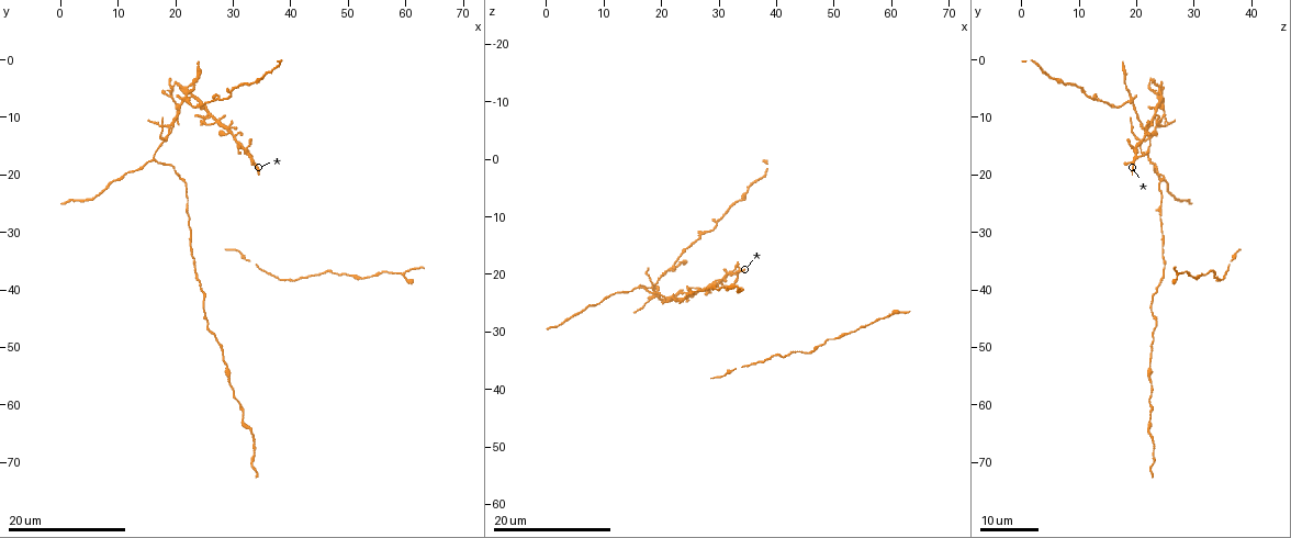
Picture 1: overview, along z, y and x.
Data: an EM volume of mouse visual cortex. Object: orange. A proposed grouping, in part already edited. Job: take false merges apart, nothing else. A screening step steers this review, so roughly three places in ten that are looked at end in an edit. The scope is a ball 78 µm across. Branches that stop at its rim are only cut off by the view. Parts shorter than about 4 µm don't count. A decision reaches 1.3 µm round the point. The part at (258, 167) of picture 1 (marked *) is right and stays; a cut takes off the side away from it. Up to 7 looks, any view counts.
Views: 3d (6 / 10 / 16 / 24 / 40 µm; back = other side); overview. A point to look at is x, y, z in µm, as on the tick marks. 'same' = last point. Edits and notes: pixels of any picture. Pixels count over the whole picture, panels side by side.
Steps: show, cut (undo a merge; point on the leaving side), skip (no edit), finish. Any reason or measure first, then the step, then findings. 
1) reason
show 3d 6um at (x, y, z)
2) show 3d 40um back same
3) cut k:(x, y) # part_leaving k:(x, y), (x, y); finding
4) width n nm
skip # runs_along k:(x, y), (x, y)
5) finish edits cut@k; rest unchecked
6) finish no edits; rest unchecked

sudden change in width
show 3d 24um at (25.5, 8.5, 23.5)

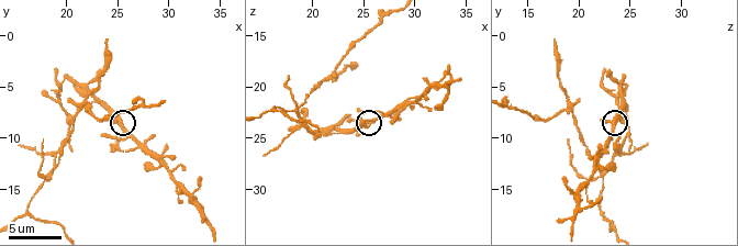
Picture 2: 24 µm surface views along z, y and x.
show 3d 6um at (25.2, 8.8, 23.4)

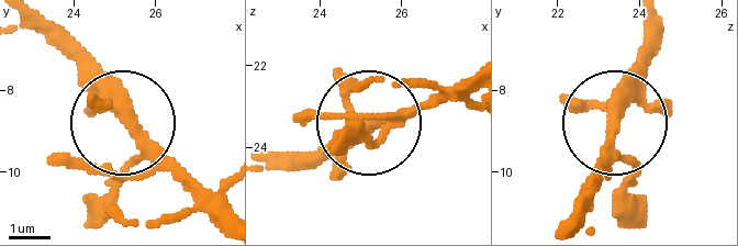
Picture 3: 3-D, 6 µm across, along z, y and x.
skip # runs_along 3:(217, 213), (64, 48); continuous, no second neuron

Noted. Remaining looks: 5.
four or more arms meet
show 3d 10um at (18.4, 13.6, 22.2)

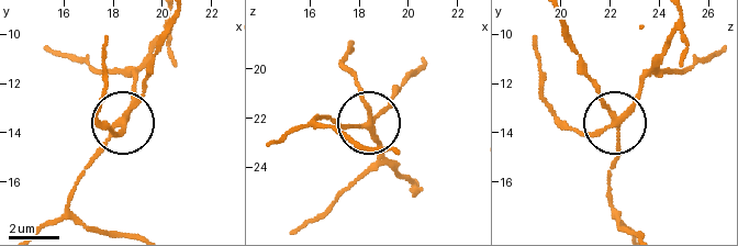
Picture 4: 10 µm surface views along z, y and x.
side_arm 38 um; arms 4
cut 4:(115, 133) # a second neuron is stuck on

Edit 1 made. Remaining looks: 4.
three-way junction
show 3d 16um at (16.4, 17.4, 22.2)

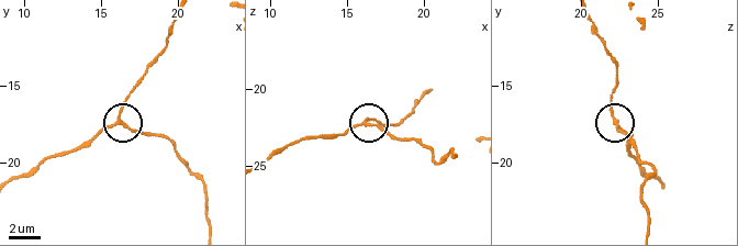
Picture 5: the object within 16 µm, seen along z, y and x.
show 3d 16um back at (16.4, 17.4, 22.2)

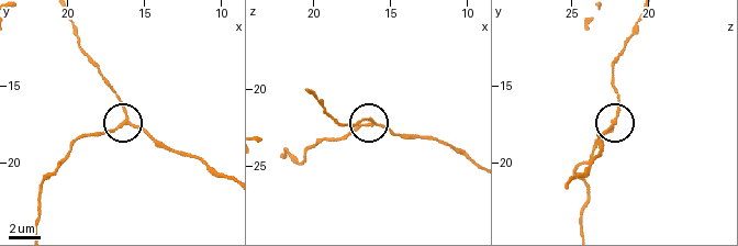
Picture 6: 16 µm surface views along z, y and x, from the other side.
cut 6:(105, 132) # part_leaving 6:(123, 123), (78, 138), (43, 181), (36, 225); a second neuron is stuck on

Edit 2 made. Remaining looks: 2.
finish edits cut@4, cut@6; rest unchecked

